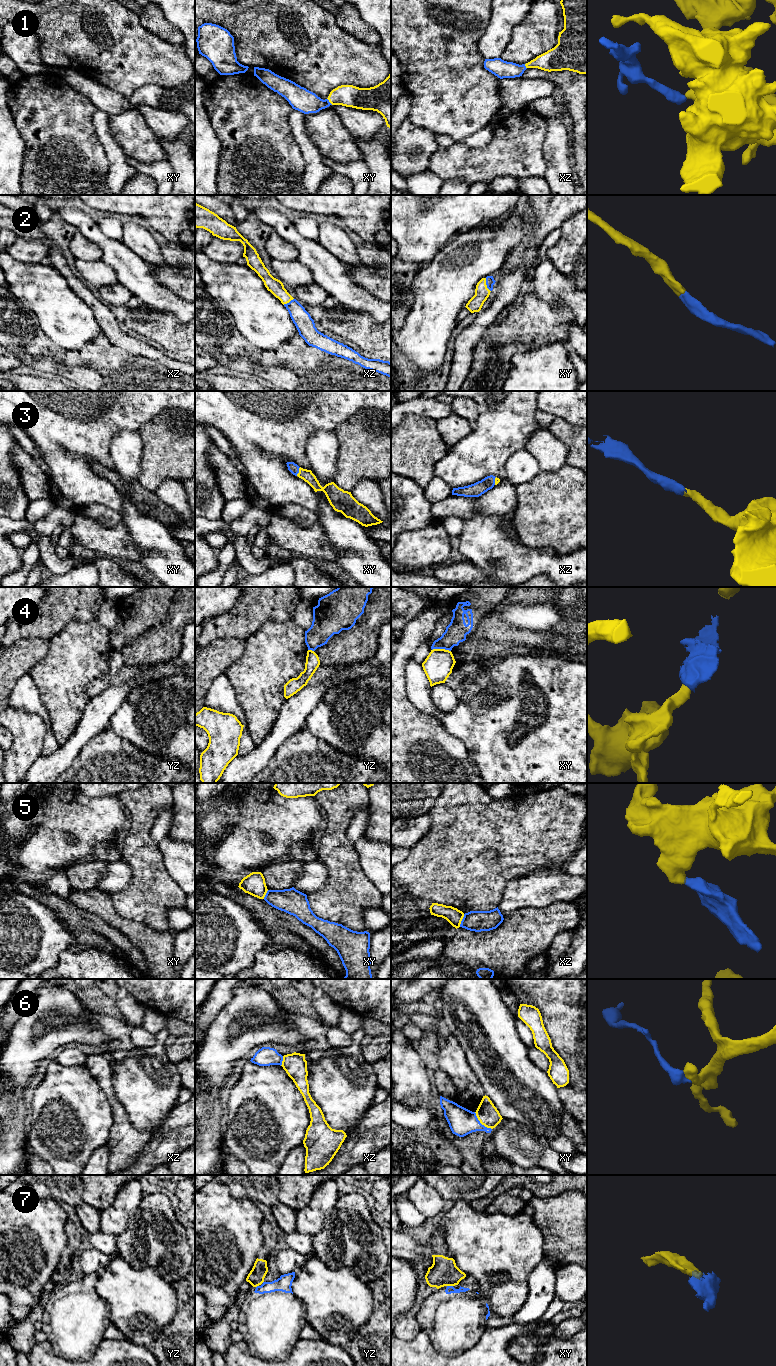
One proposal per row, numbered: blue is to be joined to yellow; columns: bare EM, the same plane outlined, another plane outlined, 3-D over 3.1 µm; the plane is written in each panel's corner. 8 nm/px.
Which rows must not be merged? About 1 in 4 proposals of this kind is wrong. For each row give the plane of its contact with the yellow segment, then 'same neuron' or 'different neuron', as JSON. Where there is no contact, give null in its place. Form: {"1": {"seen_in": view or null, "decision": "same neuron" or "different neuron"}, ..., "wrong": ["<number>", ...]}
{"1": {"seen_in": "xy", "decision": "same neuron"}, "2": {"seen_in": "xy", "decision": "same neuron"}, "3": {"seen_in": "xy", "decision": "same neuron"}, "4": {"seen_in": "xy", "decision": "different neuron"}, "5": {"seen_in": "xz", "decision": "different neuron"}, "6": {"seen_in": "xy", "decision": "different neuron"}, "7": {"seen_in": "xy", "decision": "different neuron"}, "wrong": ["4", "5", "6", "7"]}

